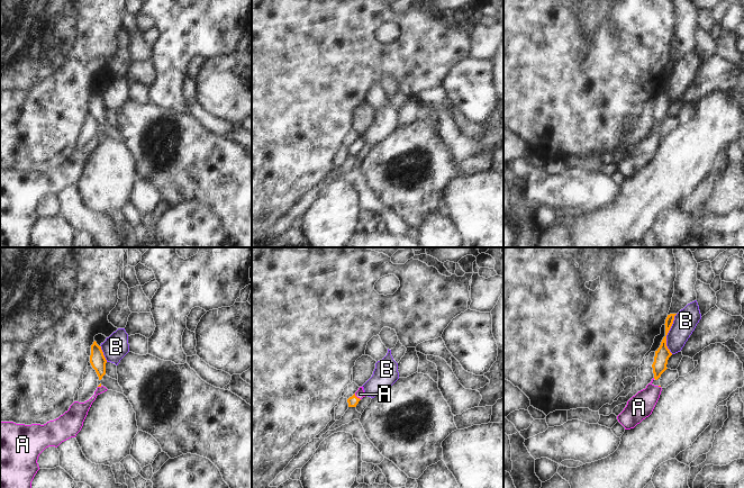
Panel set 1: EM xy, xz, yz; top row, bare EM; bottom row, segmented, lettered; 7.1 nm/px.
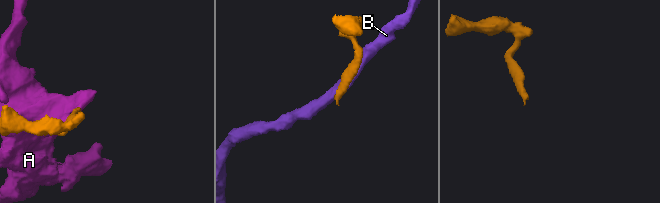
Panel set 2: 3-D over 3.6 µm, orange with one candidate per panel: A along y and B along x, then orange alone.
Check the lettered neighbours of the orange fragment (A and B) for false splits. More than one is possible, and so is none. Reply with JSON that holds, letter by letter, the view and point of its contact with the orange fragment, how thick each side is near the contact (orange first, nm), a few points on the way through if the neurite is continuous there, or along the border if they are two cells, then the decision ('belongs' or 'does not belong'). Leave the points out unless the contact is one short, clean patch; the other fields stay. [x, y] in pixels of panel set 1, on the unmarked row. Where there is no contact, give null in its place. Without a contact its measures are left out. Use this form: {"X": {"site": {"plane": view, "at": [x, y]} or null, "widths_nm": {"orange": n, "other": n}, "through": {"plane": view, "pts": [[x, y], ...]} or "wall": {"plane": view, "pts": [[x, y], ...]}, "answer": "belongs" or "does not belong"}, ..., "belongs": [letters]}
{"A": {"site": {"plane": "xz", "at": [356, 145]}, "widths_nm": {"orange": 70, "other": 70}, "through": {"plane": "xz", "pts": [[353, 148], [356, 145], [360, 142]]}, "answer": "belongs"}, "B": {"site": {"plane": "yz", "at": [667, 82]}, "widths_nm": {"orange": 100, "other": 160}, "answer": "does not belong"}, "belongs": ["A"]}

